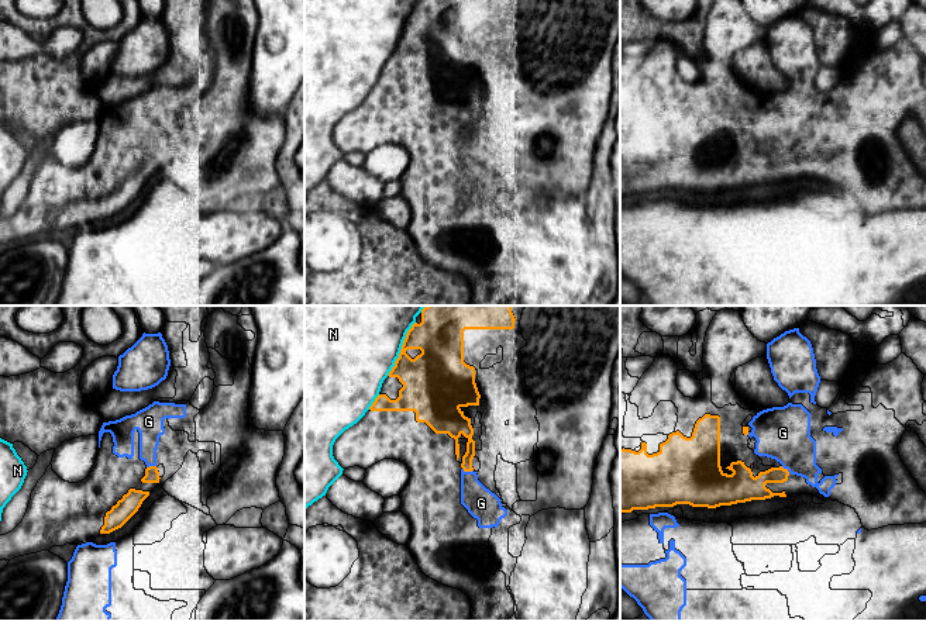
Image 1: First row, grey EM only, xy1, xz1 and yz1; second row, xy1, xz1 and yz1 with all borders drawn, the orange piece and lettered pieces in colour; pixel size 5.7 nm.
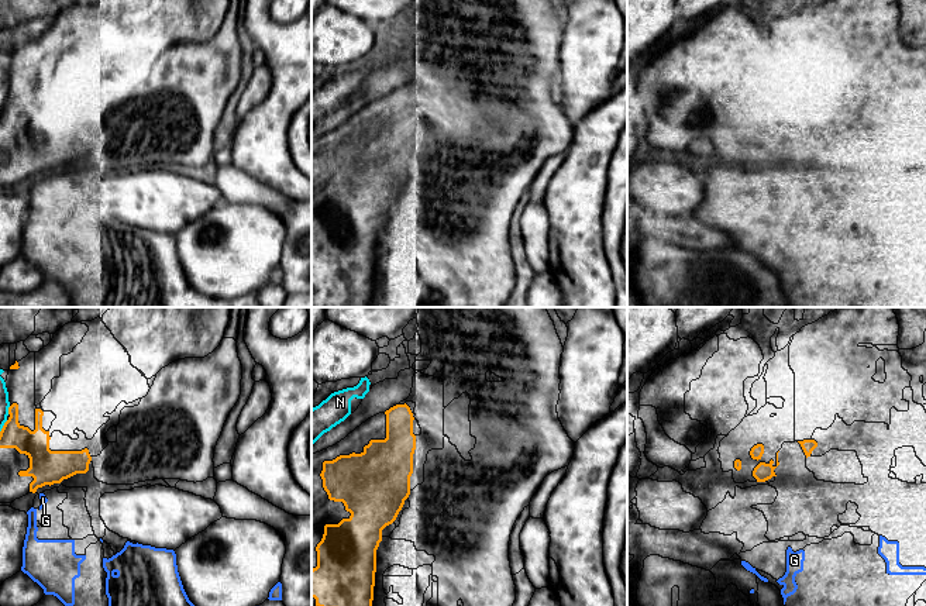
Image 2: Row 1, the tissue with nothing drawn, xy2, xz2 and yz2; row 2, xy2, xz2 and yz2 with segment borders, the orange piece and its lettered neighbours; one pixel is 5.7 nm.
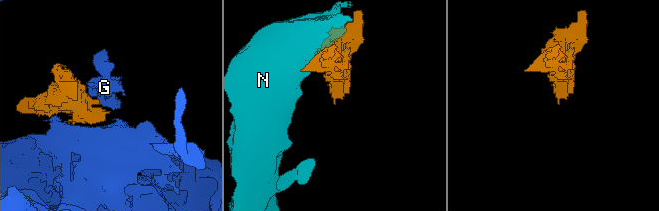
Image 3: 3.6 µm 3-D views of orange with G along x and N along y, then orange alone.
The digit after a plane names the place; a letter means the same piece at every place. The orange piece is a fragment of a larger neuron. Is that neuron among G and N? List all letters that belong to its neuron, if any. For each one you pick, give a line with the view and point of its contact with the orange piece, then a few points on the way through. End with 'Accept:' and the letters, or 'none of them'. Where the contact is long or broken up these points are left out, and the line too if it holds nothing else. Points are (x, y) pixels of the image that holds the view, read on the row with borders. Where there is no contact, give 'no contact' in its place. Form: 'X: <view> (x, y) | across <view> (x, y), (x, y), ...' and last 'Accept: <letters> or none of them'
Accept: none of them

